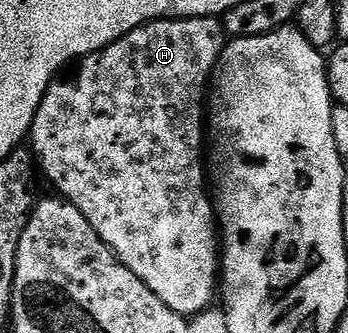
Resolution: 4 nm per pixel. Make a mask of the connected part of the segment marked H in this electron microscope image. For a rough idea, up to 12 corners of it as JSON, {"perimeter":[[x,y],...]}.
{"perimeter":[[216,17],[53,79],[30,150],[185,317],[218,295]]}

